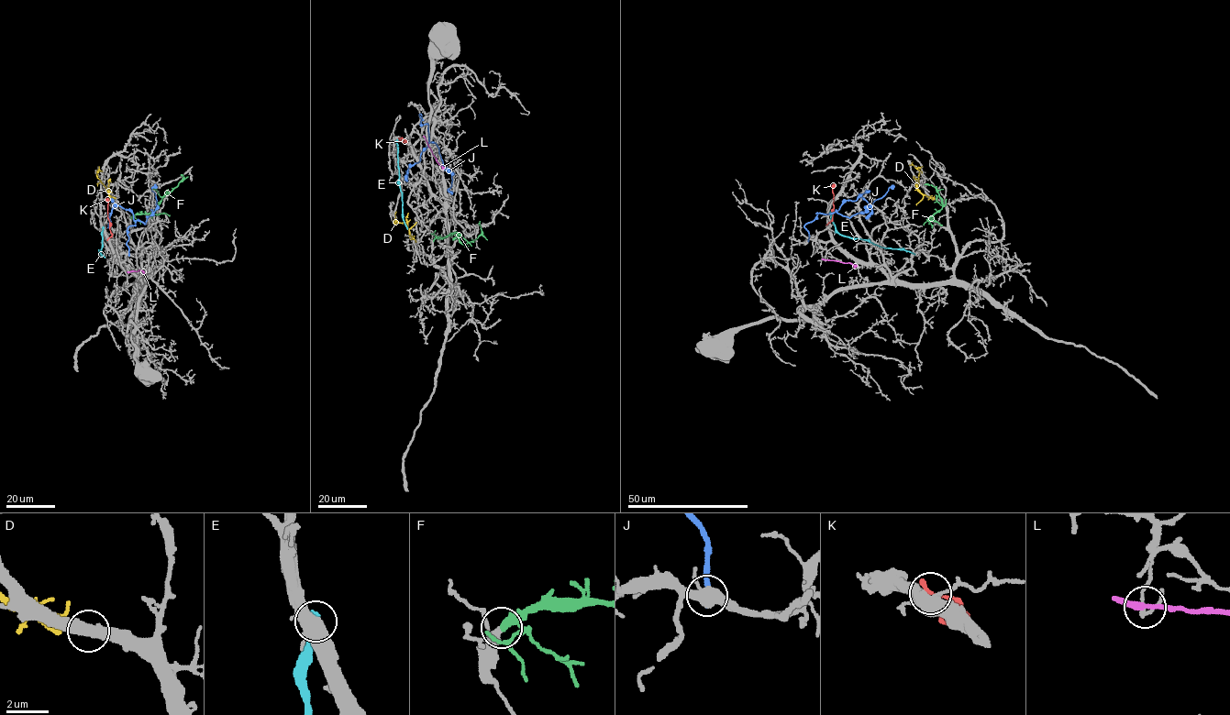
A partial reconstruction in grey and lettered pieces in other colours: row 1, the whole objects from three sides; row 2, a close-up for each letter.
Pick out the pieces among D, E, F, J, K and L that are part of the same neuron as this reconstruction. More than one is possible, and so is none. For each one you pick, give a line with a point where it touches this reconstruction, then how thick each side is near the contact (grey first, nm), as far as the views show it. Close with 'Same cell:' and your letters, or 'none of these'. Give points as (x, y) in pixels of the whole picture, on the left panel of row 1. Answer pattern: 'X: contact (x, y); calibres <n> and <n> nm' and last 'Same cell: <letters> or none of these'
D: contact (116, 198); calibres 440 and 240 nm
F: contact (131, 216); calibres 360 and 320 nm
Same cell: D, F

